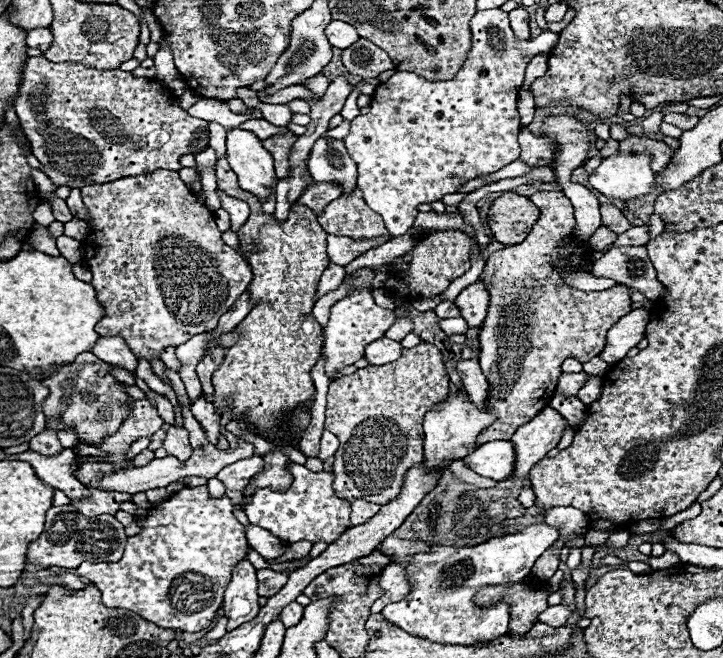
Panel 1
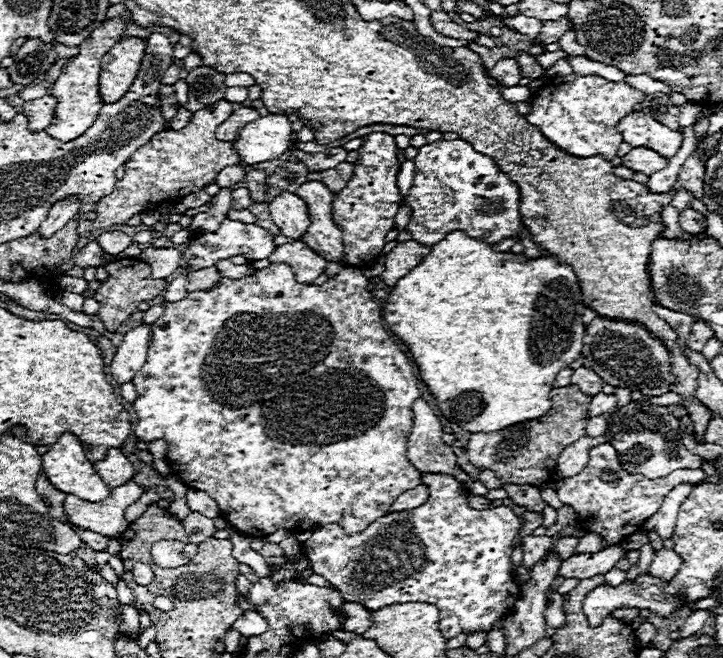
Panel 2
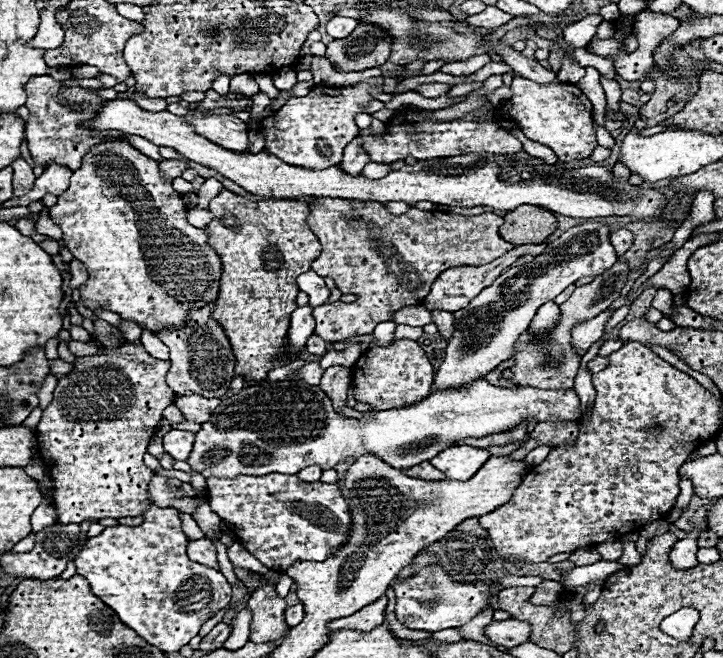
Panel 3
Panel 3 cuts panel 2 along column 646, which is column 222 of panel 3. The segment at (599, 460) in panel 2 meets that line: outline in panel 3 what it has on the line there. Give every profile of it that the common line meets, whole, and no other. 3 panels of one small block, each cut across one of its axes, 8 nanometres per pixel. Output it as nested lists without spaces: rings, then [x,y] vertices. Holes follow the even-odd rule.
[[[266,474],[266,476],[238,476],[234,480],[230,478],[208,478],[208,504],[212,506],[212,510],[226,522],[230,522],[236,530],[236,536],[240,538],[242,546],[252,552],[264,566],[268,566],[274,572],[284,572],[292,562],[296,560],[314,560],[314,562],[322,562],[326,558],[330,558],[334,552],[338,552],[338,546],[342,546],[346,542],[346,532],[350,530],[350,506],[346,504],[346,500],[342,500],[342,494],[338,492],[336,484],[326,484],[326,482],[314,482],[314,484],[306,484],[304,480],[298,480],[298,476],[288,476],[288,474]]]

